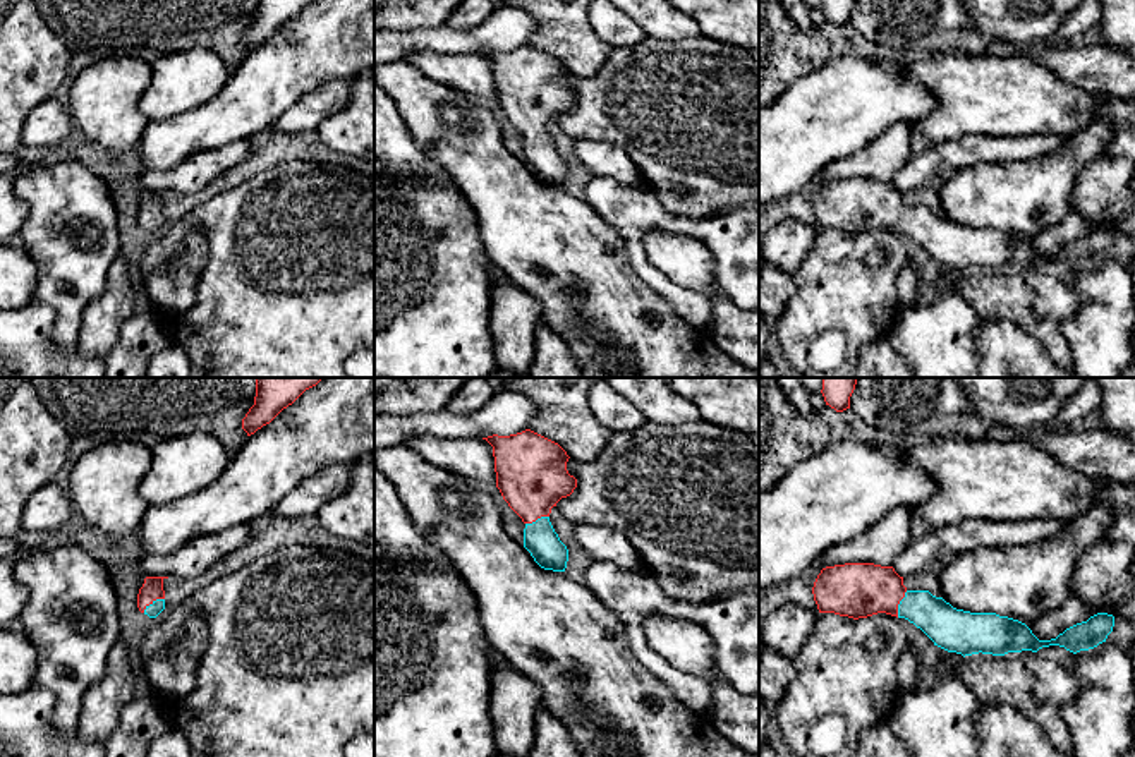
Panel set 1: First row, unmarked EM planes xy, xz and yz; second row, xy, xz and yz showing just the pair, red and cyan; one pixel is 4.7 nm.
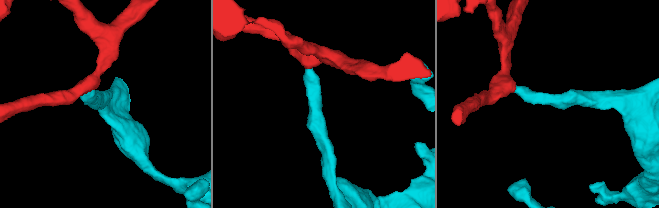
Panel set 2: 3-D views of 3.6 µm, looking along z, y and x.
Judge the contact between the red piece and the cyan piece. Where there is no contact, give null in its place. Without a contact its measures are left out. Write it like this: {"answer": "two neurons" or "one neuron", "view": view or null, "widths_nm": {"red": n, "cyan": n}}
{"answer": "one neuron", "view": "yz", "widths_nm": {"red": 260, "cyan": 190}}

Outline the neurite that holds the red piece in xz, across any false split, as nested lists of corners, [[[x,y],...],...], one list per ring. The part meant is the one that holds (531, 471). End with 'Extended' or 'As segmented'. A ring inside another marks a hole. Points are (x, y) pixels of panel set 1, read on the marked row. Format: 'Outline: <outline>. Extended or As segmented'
Outline: [[[531,429],[483,439],[493,446],[496,488],[525,524],[524,548],[541,568],[565,572],[568,549],[549,513],[577,488],[577,479],[567,470],[570,457],[558,443]]]. Extended

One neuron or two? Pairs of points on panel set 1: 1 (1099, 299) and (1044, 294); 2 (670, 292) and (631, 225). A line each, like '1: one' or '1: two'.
1: two
2: one

